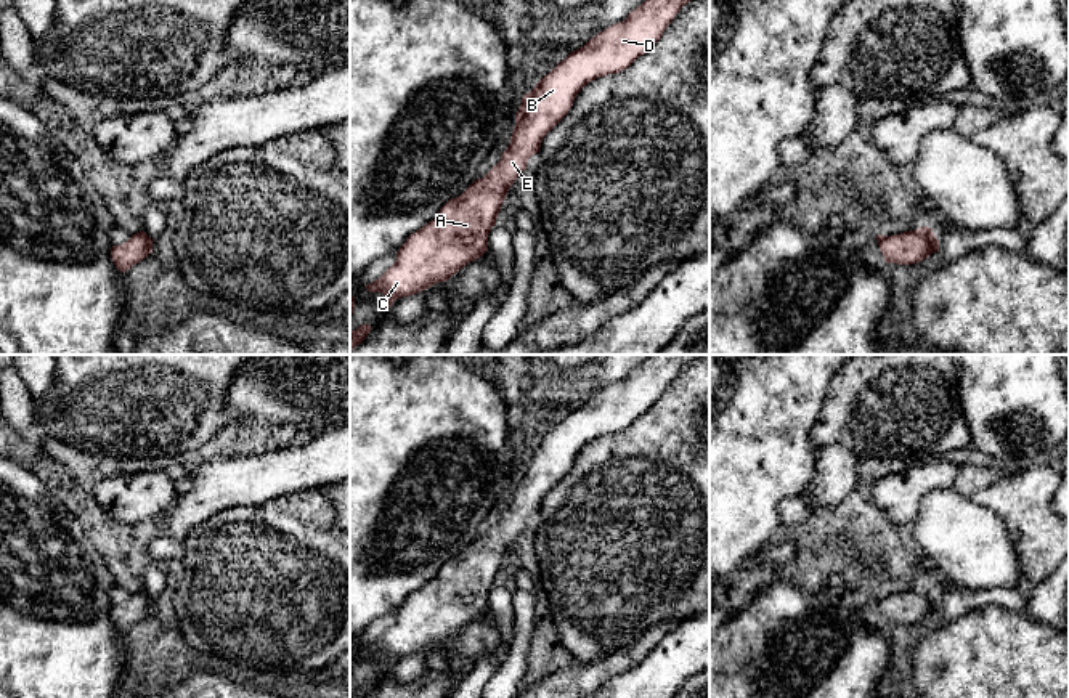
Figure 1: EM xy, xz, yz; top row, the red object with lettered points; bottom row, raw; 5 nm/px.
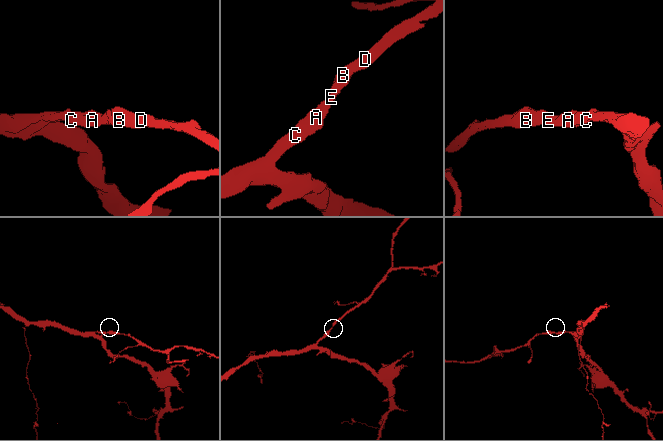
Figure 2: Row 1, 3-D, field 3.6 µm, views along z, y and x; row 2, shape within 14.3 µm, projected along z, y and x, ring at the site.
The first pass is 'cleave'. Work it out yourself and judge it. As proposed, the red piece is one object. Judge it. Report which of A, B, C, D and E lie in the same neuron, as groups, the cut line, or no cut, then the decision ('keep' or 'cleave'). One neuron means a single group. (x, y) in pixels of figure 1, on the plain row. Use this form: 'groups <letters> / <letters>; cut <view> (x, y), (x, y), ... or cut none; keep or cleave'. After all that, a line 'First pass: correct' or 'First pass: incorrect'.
groups A B C D E; cut none; keep
First pass: incorrect

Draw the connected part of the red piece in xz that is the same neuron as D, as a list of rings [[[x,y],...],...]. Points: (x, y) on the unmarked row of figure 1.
[[[650,355],[624,380],[607,387],[586,401],[584,406],[571,411],[522,457],[515,473],[512,499],[501,520],[483,538],[475,539],[461,555],[449,558],[432,581],[409,594],[396,611],[396,621],[379,639],[366,645],[369,651],[380,651],[387,656],[385,669],[396,658],[414,655],[437,642],[448,640],[488,610],[488,594],[496,584],[507,550],[517,536],[526,530],[528,518],[539,512],[543,497],[568,473],[581,448],[599,436],[628,428],[661,398],[681,367],[695,356]]]

